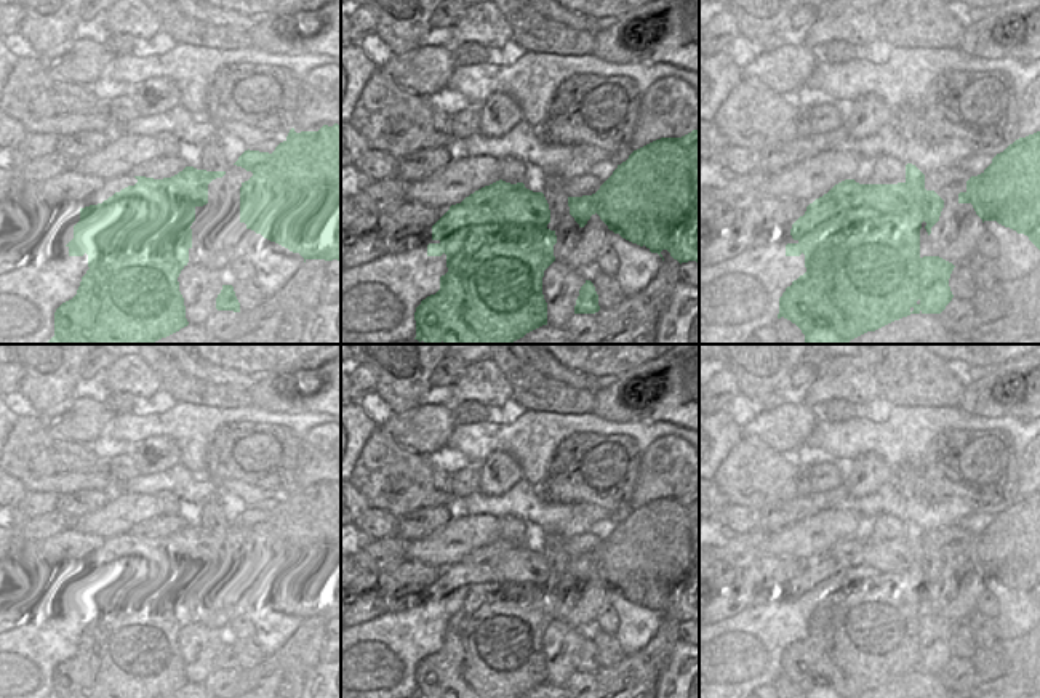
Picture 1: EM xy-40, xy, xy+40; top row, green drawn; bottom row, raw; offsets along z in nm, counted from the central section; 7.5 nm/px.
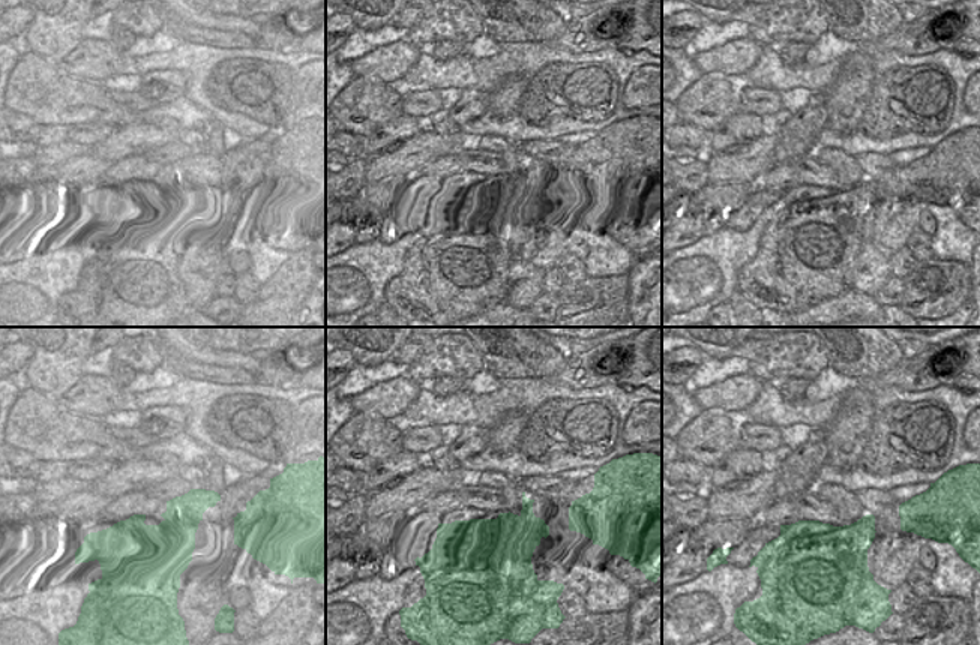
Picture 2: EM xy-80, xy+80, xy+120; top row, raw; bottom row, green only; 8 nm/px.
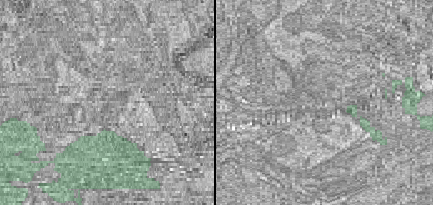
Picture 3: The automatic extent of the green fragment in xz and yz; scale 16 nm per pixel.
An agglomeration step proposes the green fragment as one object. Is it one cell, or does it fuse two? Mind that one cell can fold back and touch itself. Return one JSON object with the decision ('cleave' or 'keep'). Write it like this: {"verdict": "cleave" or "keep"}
{"verdict": "cleave"}

